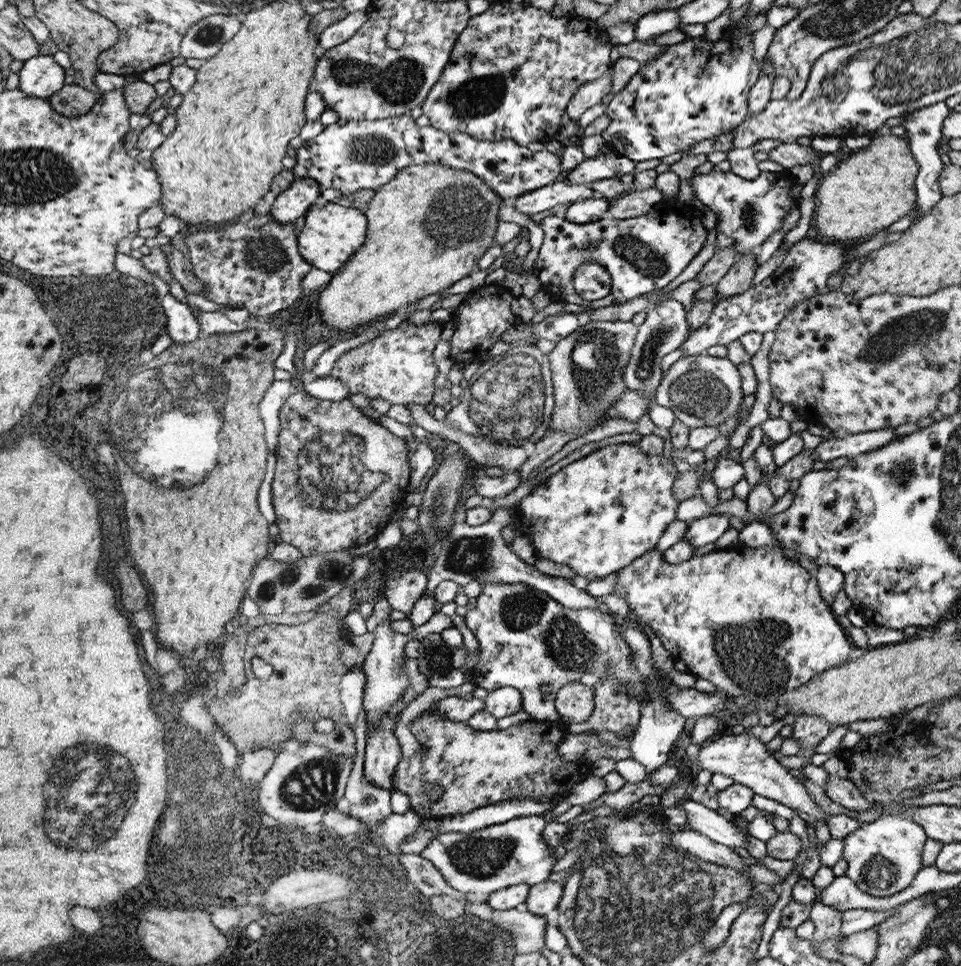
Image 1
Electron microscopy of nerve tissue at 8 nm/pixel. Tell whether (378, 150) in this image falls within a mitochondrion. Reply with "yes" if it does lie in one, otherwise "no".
yes

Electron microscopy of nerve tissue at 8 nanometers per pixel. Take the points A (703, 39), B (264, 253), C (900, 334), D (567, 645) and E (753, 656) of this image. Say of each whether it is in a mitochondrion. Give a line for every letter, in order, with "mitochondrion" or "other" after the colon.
A: other
B: mitochondrion
C: mitochondrion
D: mitochondrion
E: mitochondrion

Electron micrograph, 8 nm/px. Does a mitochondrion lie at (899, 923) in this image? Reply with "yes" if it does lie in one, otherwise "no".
yes

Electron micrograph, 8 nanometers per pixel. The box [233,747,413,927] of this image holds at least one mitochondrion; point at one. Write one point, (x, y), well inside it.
(309, 787)

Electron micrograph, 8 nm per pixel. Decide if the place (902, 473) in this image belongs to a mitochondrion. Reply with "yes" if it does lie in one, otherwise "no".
yes

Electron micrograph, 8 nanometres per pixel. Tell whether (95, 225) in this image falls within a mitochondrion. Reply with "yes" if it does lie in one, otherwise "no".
no

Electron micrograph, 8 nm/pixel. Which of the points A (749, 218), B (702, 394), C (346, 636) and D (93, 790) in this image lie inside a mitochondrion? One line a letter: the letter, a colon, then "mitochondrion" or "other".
A: mitochondrion
B: mitochondrion
C: other
D: mitochondrion

